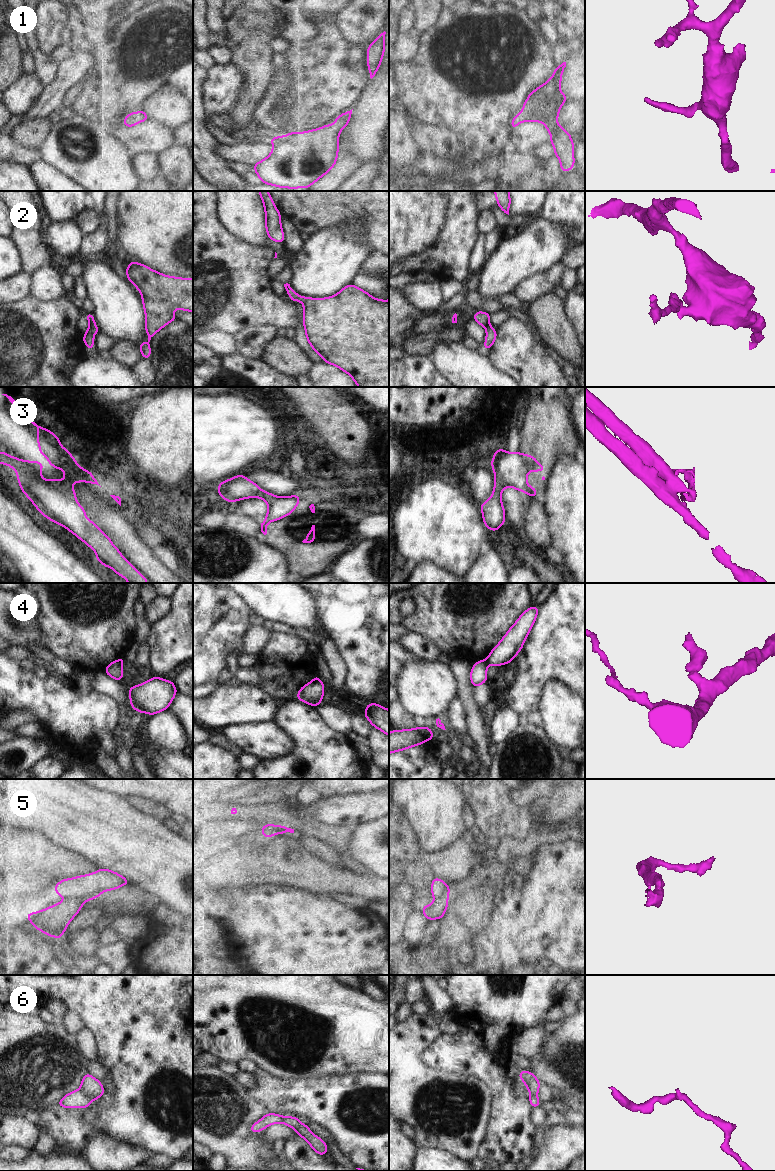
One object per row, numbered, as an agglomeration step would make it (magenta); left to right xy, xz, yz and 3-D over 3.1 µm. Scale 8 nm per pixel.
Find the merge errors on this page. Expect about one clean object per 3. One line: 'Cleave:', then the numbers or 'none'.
Cleave: 2, 3, 4, 5, 6

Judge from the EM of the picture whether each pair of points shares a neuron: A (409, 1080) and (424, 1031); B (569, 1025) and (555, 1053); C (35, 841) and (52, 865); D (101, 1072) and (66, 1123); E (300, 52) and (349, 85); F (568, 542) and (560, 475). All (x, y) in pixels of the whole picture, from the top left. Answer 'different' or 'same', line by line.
A: same
B: same
C: same
D: different
E: same
F: same

